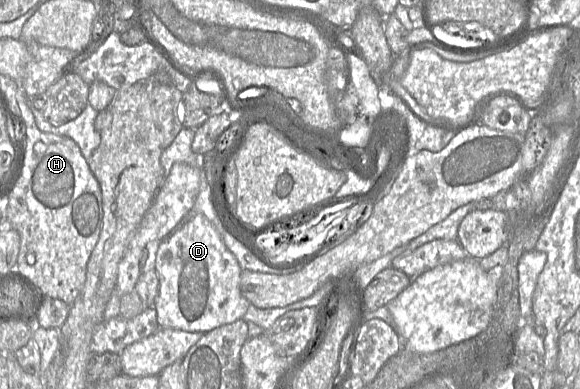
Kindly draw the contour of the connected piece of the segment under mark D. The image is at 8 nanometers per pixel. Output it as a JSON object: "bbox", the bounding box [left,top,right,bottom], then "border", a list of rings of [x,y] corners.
{"bbox":[154,214,249,333],"border":[[[196,214],[159,243],[155,257],[159,291],[154,309],[160,328],[206,333],[242,319],[249,301],[240,291],[242,269],[213,224]]]}

